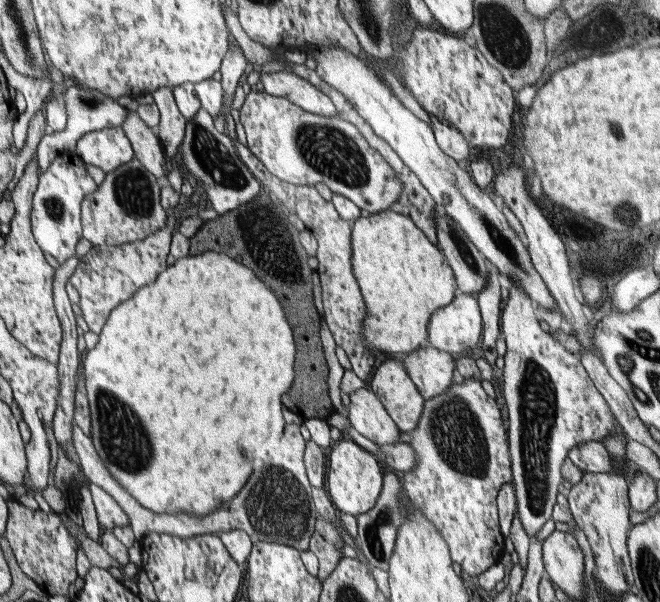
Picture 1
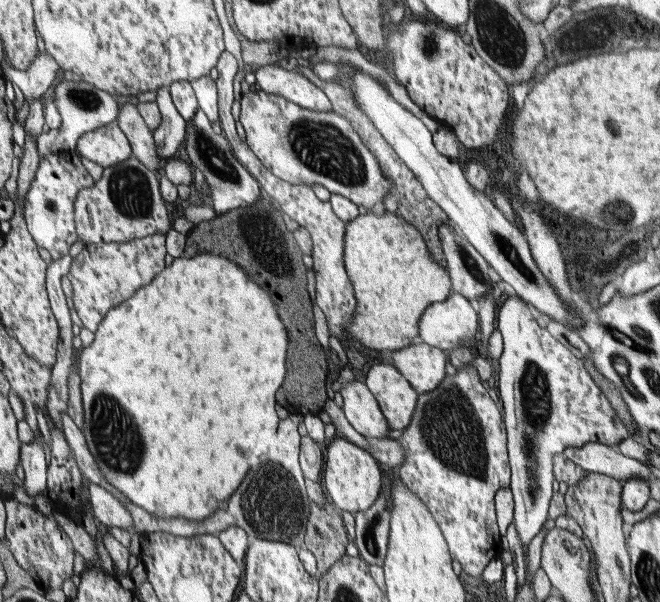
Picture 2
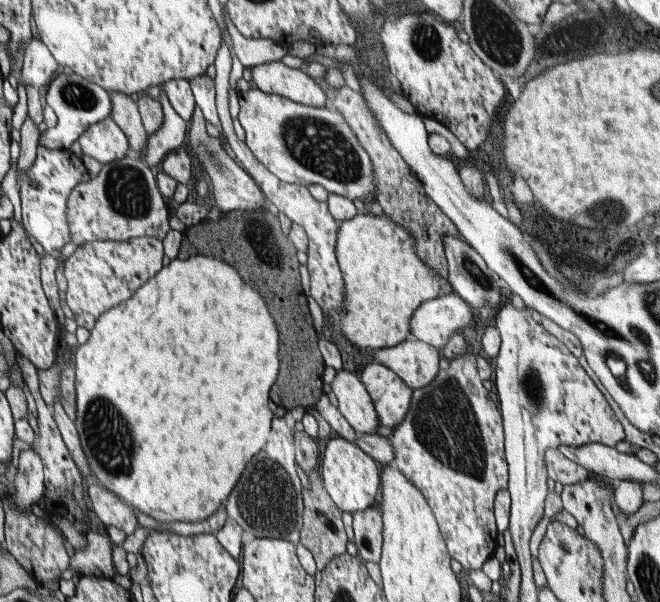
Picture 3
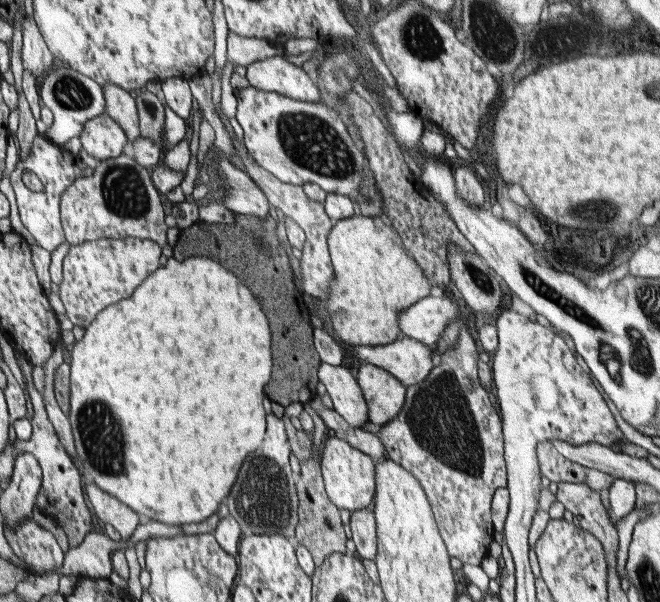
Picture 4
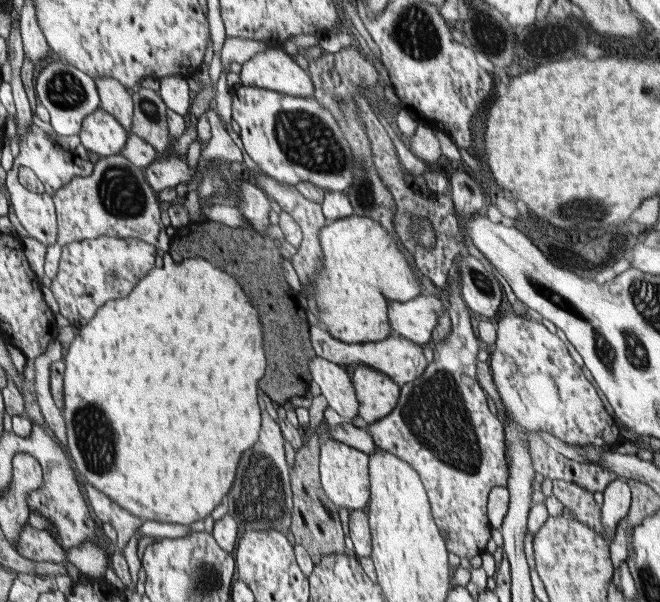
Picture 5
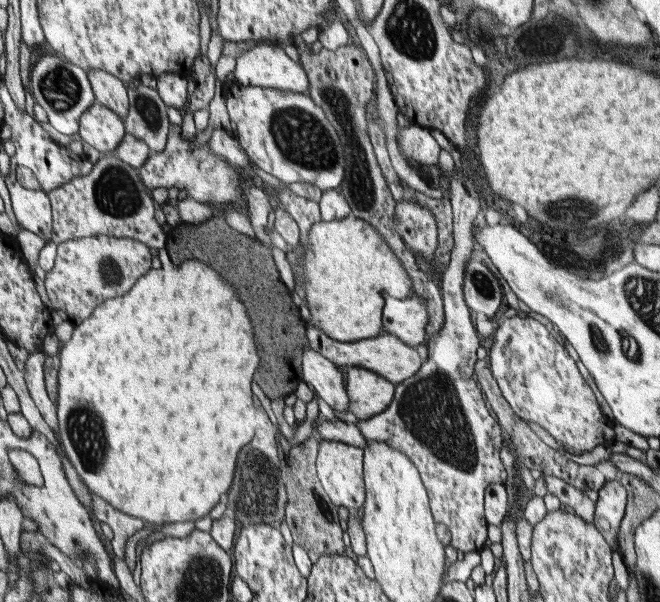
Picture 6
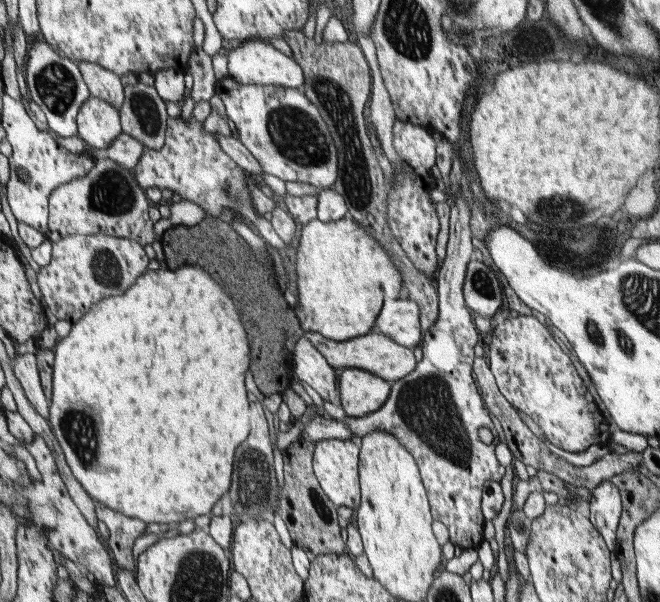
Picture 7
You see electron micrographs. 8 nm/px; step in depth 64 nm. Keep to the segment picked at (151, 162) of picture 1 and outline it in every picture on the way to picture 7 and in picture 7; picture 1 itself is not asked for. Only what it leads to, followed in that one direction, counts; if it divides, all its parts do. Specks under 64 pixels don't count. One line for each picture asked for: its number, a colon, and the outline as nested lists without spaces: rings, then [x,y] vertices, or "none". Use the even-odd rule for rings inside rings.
2: [[[117,102],[117,116],[115,116],[117,128],[127,136],[127,140],[131,140],[131,148],[133,148],[133,156],[135,160],[139,160],[145,168],[151,170],[159,170],[157,168],[157,148],[153,146],[151,140],[151,130],[147,130],[147,124],[143,124],[143,116],[139,116],[139,108],[133,104],[119,104]]]
3: [[[109,90],[107,98],[109,98],[109,118],[111,118],[111,122],[119,124],[119,128],[127,134],[131,148],[141,152],[145,148],[145,142],[147,142],[147,132],[143,130],[143,122],[141,122],[137,104],[129,96],[125,96],[117,90]]]
4: [[[107,82],[99,84],[101,86],[101,96],[103,96],[103,110],[109,118],[123,128],[127,134],[127,140],[137,140],[139,138],[139,114],[135,100],[129,96],[127,90]]]
5: [[[97,76],[93,80],[95,80],[95,88],[97,88],[99,108],[103,112],[115,116],[119,120],[119,124],[123,124],[123,128],[129,130],[133,106],[131,106],[131,96],[127,94],[127,88],[111,76]]]
6: [[[83,68],[93,90],[93,98],[103,104],[107,110],[115,112],[119,118],[127,114],[127,84],[123,84],[113,74],[99,68]]]
7: [[[75,60],[75,64],[81,72],[85,86],[89,88],[89,96],[105,100],[115,110],[119,110],[123,104],[123,98],[125,98],[125,94],[123,94],[125,90],[123,90],[123,84],[119,84],[119,76],[95,62]]]

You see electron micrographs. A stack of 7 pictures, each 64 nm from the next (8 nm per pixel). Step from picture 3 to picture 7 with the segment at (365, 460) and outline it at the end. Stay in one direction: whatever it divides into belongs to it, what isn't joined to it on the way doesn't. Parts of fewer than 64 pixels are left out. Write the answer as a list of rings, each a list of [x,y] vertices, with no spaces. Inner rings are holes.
[[[325,438],[313,442],[313,474],[319,480],[321,490],[337,508],[357,508],[361,504],[361,482],[359,482],[359,446],[357,440]]]

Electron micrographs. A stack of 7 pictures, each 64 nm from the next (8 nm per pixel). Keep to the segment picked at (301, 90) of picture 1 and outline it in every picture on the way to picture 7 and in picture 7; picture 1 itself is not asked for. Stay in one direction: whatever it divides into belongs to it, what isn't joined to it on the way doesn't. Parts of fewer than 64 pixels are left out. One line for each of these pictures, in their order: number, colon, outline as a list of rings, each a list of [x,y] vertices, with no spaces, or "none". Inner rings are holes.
2: [[[269,64],[253,68],[253,74],[255,86],[265,94],[275,94],[279,98],[291,100],[293,104],[299,104],[299,108],[315,112],[333,110],[327,94],[297,70],[283,70],[277,64]]]
3: [[[281,60],[251,66],[251,82],[257,90],[267,94],[277,94],[295,104],[325,108],[329,100],[319,84],[315,84],[303,68],[289,68]]]
4: [[[285,54],[267,56],[245,66],[245,80],[249,82],[249,88],[273,92],[291,100],[319,102],[317,84],[313,84],[301,68],[287,62]]]
5: [[[265,48],[243,62],[239,80],[245,88],[265,88],[287,96],[311,98],[315,92],[311,76],[307,76],[285,50],[273,48]]]
6: [[[257,42],[253,48],[243,50],[241,56],[235,58],[235,68],[231,74],[235,76],[235,82],[243,86],[263,86],[263,88],[273,88],[283,92],[297,92],[297,94],[307,94],[307,88],[309,88],[309,80],[303,66],[289,60],[277,44],[269,46],[269,44]]]
7: [[[241,40],[241,46],[227,50],[227,76],[237,84],[261,84],[261,86],[287,86],[299,90],[305,76],[303,68],[285,54],[277,52],[267,40]]]

